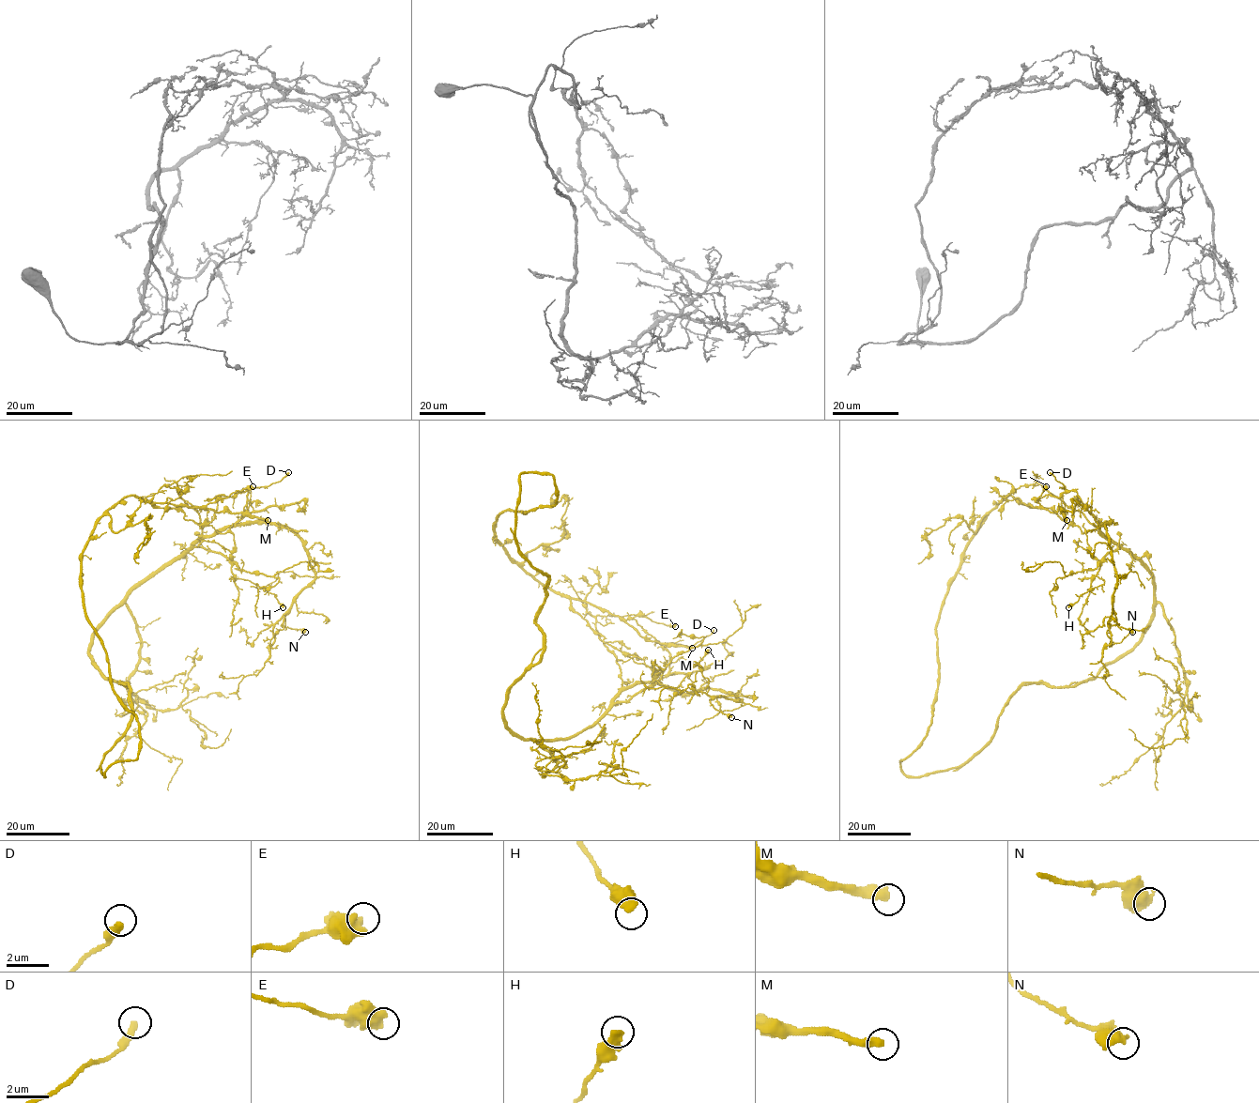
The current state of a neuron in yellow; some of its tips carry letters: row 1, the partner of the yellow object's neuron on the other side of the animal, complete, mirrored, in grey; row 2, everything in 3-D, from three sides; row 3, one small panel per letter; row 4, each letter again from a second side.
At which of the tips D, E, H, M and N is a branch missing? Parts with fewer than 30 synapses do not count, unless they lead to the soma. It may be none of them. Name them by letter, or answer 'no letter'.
M

